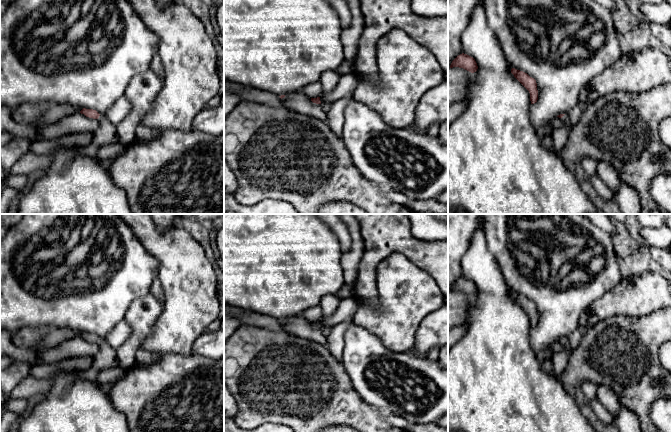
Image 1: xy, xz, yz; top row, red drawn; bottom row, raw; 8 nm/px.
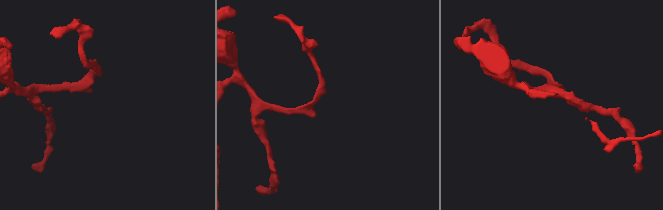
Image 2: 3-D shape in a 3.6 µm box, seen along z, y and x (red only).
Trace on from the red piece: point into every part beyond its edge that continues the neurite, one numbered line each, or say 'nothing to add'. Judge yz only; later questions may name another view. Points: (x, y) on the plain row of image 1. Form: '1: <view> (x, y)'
1: yz (560, 359)

